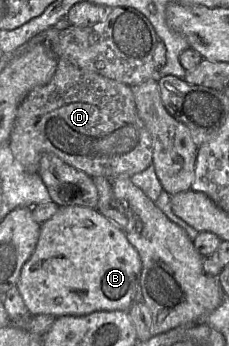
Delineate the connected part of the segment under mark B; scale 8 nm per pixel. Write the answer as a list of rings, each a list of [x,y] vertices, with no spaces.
[[[84,206],[60,207],[51,219],[41,224],[40,236],[37,245],[30,258],[23,265],[16,286],[27,309],[29,310],[29,313],[32,316],[50,314],[58,318],[65,315],[84,316],[96,311],[129,311],[132,305],[142,301],[140,286],[141,268],[141,259],[139,254],[127,240],[124,231],[117,228],[112,221],[103,216],[97,209]]]

